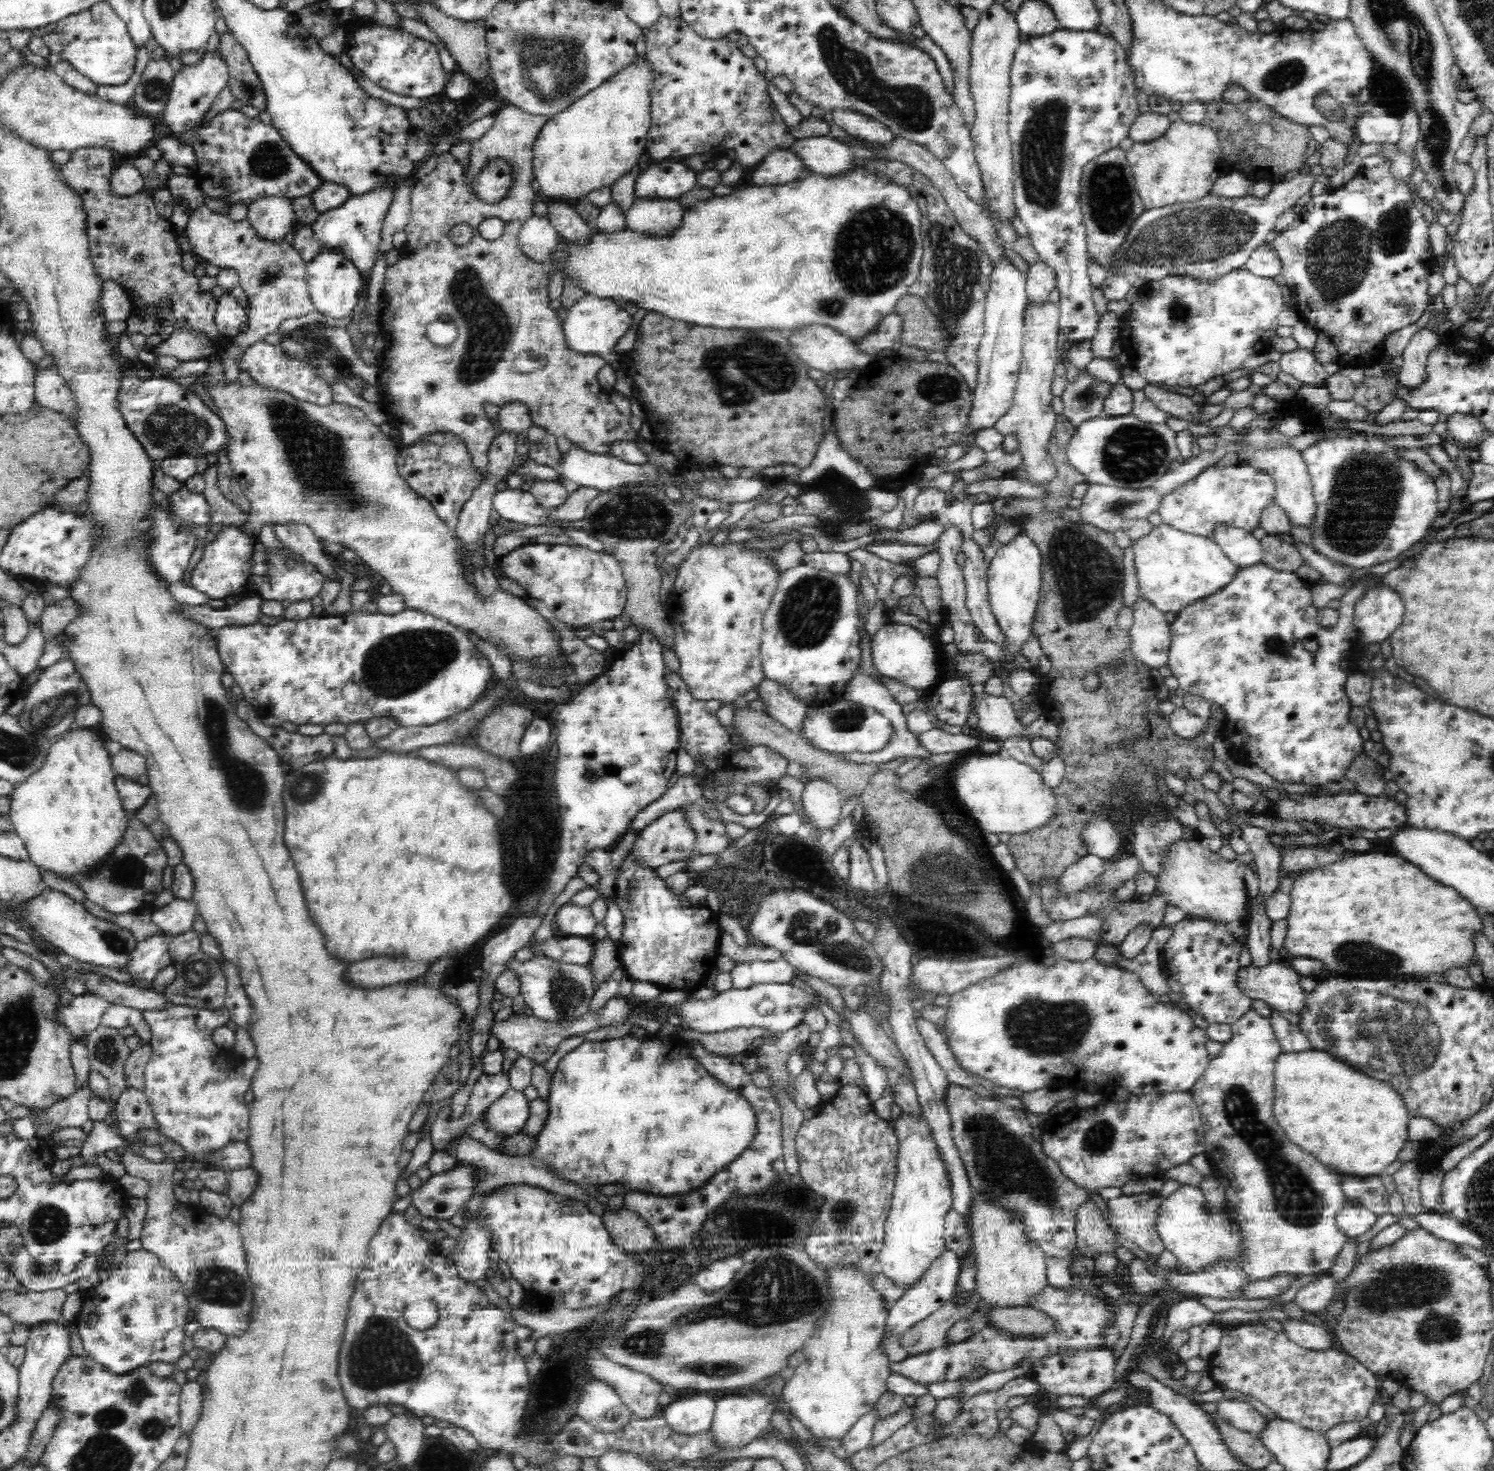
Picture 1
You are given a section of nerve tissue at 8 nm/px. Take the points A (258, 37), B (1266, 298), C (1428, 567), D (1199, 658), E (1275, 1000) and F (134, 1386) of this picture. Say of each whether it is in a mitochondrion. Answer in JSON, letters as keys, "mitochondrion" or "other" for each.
{"A":"other","B":"other","C":"other","D":"other","E":"other","F":"mitochondrion"}

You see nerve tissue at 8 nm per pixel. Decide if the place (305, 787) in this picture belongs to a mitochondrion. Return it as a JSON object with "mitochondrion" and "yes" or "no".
{"mitochondrion":"yes"}

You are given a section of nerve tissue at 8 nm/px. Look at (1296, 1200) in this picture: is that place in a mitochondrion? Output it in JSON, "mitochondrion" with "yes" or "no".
{"mitochondrion":"yes"}

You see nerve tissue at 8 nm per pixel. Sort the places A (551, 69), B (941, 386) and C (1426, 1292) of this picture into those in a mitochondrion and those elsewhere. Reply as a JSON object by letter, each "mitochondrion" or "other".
{"A":"mitochondrion","B":"mitochondrion","C":"mitochondrion"}

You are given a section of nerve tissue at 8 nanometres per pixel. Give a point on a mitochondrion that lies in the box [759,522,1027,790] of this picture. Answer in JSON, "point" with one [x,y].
{"point":[808,610]}

